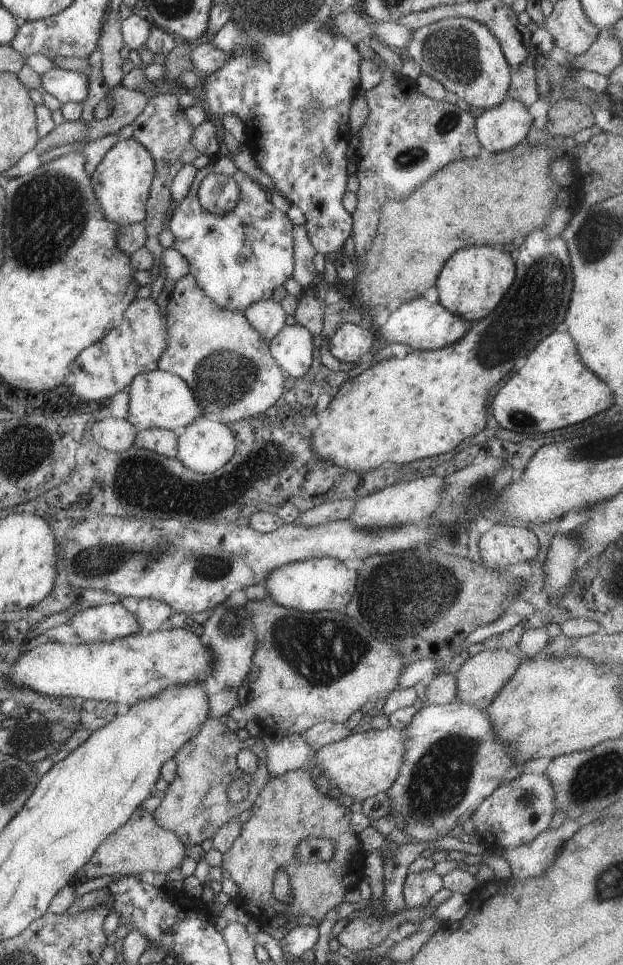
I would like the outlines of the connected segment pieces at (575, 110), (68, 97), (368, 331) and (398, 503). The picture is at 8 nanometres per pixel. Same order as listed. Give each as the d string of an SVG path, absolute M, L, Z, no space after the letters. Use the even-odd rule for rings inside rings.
M573 99L559 100L551 105L547 113L547 123L544 130L553 136L572 136L584 128L592 128L595 124L594 115L591 108L580 101Z
M54 67L41 76L41 92L49 92L61 103L81 103L89 93L89 78L76 71Z
M369 323L341 324L330 337L331 355L343 363L356 364L363 354L371 351L375 336L374 327Z
M427 476L413 481L399 482L394 486L385 487L376 493L360 498L356 504L352 522L358 528L377 529L399 527L428 518L436 511L445 493L446 478Z

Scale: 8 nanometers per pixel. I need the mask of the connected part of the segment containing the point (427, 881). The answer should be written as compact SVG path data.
M422 871L409 872L403 884L403 897L408 909L424 907L436 892L442 890L443 880L437 873Z

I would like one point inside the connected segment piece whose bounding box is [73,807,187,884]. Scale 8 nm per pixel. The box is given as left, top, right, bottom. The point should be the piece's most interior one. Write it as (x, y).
(141, 844)

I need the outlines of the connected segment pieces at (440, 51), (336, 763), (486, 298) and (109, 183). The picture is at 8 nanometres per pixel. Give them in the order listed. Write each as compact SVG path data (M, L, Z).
M444 17L411 32L407 50L422 72L458 94L469 106L490 109L507 98L512 68L494 33L480 21L468 17Z
M392 726L351 734L314 752L316 767L323 771L331 787L338 788L354 801L362 802L376 794L386 793L391 787L403 765L405 742L403 731Z
M472 245L456 252L444 263L437 276L439 301L446 310L472 324L482 320L500 304L516 278L516 263L501 247Z
M136 139L119 140L112 146L91 174L93 192L106 218L118 226L144 221L154 175L155 162L150 151Z

